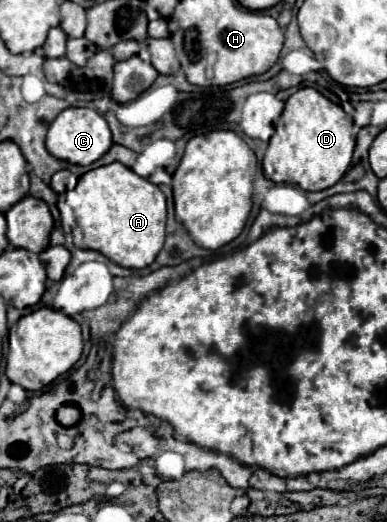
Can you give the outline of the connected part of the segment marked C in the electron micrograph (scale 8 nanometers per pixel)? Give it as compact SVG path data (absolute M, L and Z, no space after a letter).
M69 107L61 111L51 123L47 133L47 151L51 151L51 155L55 155L57 159L63 159L75 165L95 163L99 157L103 157L109 151L111 145L113 145L111 131L105 117L89 107Z

